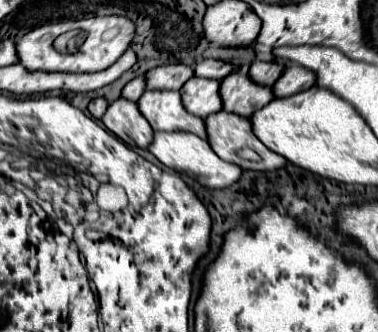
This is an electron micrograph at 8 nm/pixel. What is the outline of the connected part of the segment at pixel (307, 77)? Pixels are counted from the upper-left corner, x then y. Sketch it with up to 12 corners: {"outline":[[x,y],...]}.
{"outline":[[294,62],[272,86],[276,98],[292,96],[316,84],[314,72]]}

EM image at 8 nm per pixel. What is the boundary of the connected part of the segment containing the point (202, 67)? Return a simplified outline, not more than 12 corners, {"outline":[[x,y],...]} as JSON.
{"outline":[[200,60],[196,76],[222,80],[238,66],[224,60]]}

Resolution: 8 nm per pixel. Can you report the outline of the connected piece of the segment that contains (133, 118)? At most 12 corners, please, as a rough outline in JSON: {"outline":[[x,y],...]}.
{"outline":[[114,100],[102,122],[134,148],[148,148],[154,130],[136,102]]}

